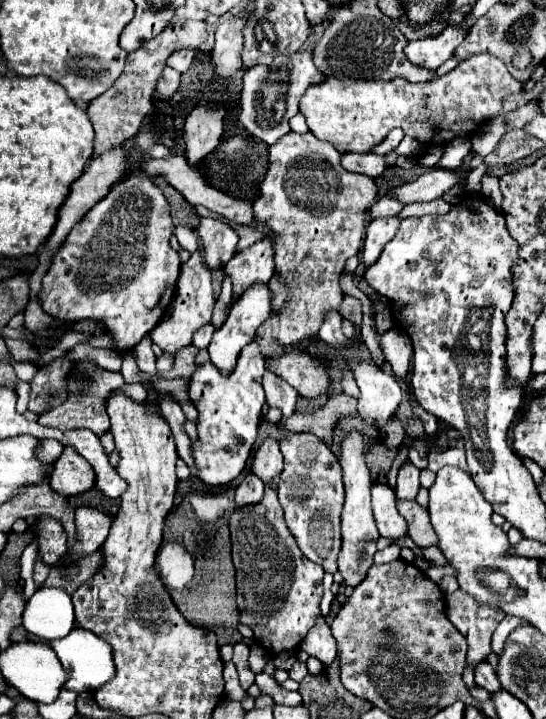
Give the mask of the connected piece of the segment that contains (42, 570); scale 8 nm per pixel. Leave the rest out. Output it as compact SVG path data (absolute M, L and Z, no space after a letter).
M36 551L36 557L34 557L34 585L36 585L36 589L46 581L46 577L48 577L48 573L50 573L50 569L48 569L48 565L44 565L42 563L42 557L40 557L40 553Z

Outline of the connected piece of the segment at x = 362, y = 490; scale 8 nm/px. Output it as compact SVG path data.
M348 431L342 439L342 451L340 451L340 465L344 471L344 489L346 489L346 503L342 511L342 549L338 555L338 571L344 577L344 583L350 587L360 585L368 569L374 565L374 553L376 553L376 541L378 541L378 529L372 517L370 507L370 469L366 469L364 463L364 449L366 449L366 437L362 431Z

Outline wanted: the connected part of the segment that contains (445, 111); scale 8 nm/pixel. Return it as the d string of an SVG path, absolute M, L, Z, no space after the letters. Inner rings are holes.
M490 53L470 57L464 67L456 67L438 81L430 83L408 83L404 79L394 81L340 81L326 79L314 85L300 99L300 113L306 117L310 131L332 143L338 153L368 153L394 129L404 129L406 135L416 137L420 143L430 147L436 135L438 123L438 145L452 141L454 137L474 135L488 117L496 115L502 107L502 99L520 93L524 87L516 81L506 65Z

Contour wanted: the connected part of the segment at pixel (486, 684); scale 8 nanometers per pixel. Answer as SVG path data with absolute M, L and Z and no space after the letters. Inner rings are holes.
M482 661L482 663L476 667L476 671L474 671L474 681L476 681L478 687L484 687L488 693L498 693L498 691L502 691L500 681L498 681L498 677L496 677L496 673L494 673L494 669L492 669L492 665L490 665L488 661Z

